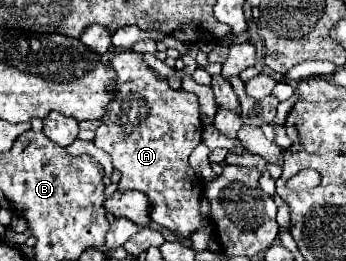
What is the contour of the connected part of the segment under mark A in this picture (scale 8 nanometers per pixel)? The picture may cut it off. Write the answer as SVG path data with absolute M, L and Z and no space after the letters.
M120 50L112 56L110 66L118 74L114 102L96 128L94 144L112 156L114 170L120 172L118 190L140 190L150 198L150 218L154 222L190 238L202 224L202 184L188 164L188 156L202 140L198 96L184 88L174 90L158 78L140 52Z

